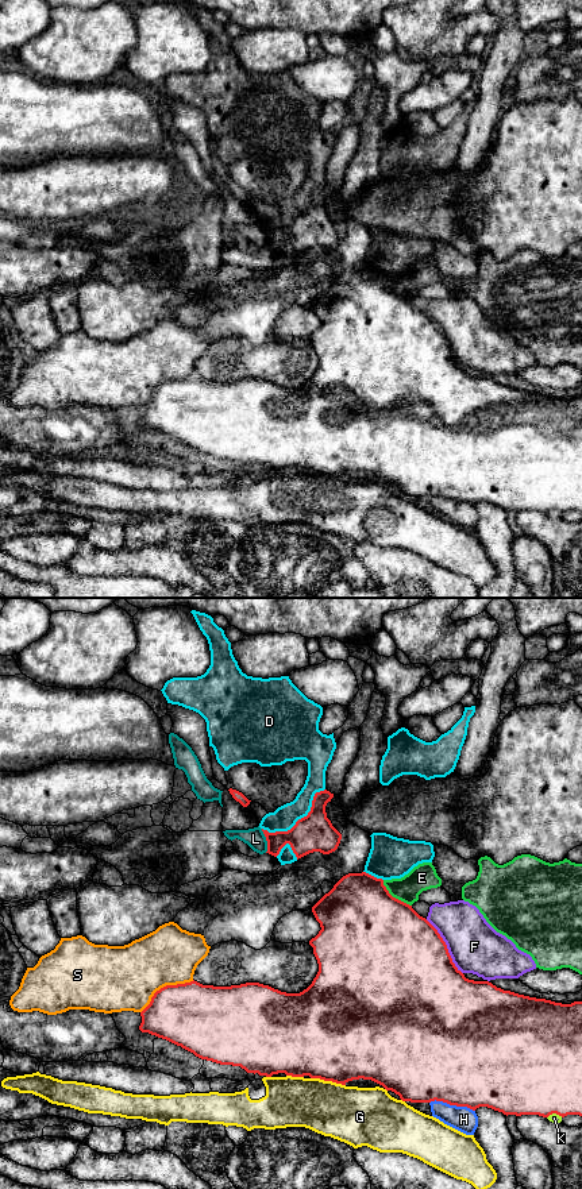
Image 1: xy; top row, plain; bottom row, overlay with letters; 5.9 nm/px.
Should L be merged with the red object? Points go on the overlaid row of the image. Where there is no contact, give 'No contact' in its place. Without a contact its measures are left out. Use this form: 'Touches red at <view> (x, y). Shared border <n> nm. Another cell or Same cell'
Touches red at xy (266, 840). Shared border 150 nm. Another cell

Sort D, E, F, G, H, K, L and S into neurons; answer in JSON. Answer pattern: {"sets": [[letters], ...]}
{"sets": [["D"], ["E"], ["F"], ["G"], ["H"], ["K"], ["L"], ["S"]]}

